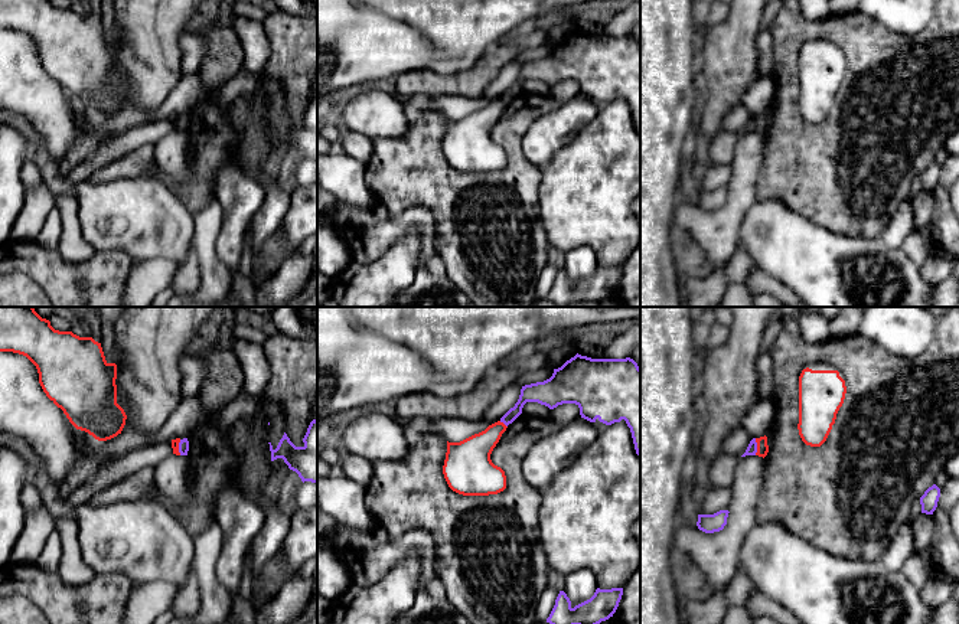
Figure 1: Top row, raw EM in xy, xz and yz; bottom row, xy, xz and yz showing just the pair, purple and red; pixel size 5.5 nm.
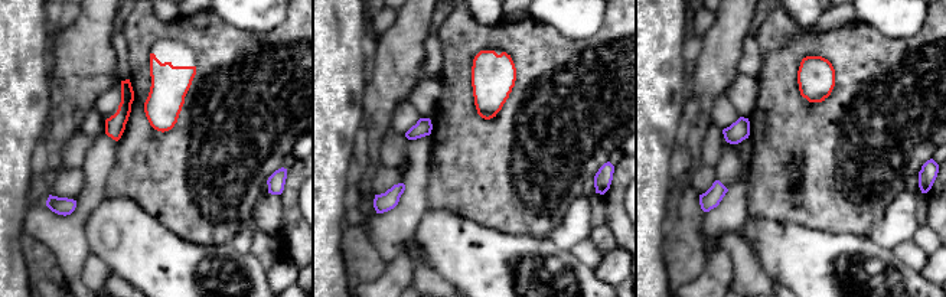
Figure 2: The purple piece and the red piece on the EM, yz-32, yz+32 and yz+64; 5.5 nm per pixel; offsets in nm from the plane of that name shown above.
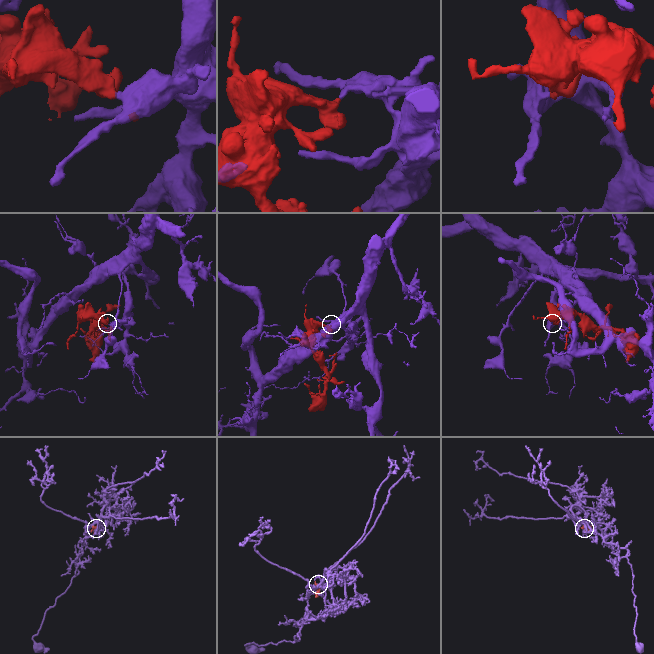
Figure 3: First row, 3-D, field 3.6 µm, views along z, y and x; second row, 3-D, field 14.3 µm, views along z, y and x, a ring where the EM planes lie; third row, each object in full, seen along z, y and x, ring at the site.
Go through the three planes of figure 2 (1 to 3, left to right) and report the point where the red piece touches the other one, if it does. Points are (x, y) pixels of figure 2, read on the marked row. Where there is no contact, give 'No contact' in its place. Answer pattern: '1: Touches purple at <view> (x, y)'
1: No contact
2: No contact
3: No contact

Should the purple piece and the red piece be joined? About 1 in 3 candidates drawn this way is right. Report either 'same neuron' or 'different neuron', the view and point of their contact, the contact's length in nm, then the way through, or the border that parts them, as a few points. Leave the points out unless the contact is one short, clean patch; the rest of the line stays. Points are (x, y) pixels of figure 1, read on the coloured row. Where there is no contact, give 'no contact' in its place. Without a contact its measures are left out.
same neuron; contact yz (756, 447); length 100 nm; way yz (752, 448), (756, 447), (762, 443)

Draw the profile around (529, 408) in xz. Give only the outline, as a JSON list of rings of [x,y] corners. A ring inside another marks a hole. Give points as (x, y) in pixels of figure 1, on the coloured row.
[[[526,402],[522,408],[522,414],[526,414],[529,416],[548,418],[551,414],[551,409],[545,405],[538,404],[538,402]]]

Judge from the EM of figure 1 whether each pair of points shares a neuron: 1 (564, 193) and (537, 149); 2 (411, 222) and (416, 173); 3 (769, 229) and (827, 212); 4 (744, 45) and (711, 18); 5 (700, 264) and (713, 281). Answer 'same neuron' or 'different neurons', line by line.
1: different neurons
2: different neurons
3: different neurons
4: different neurons
5: different neurons

